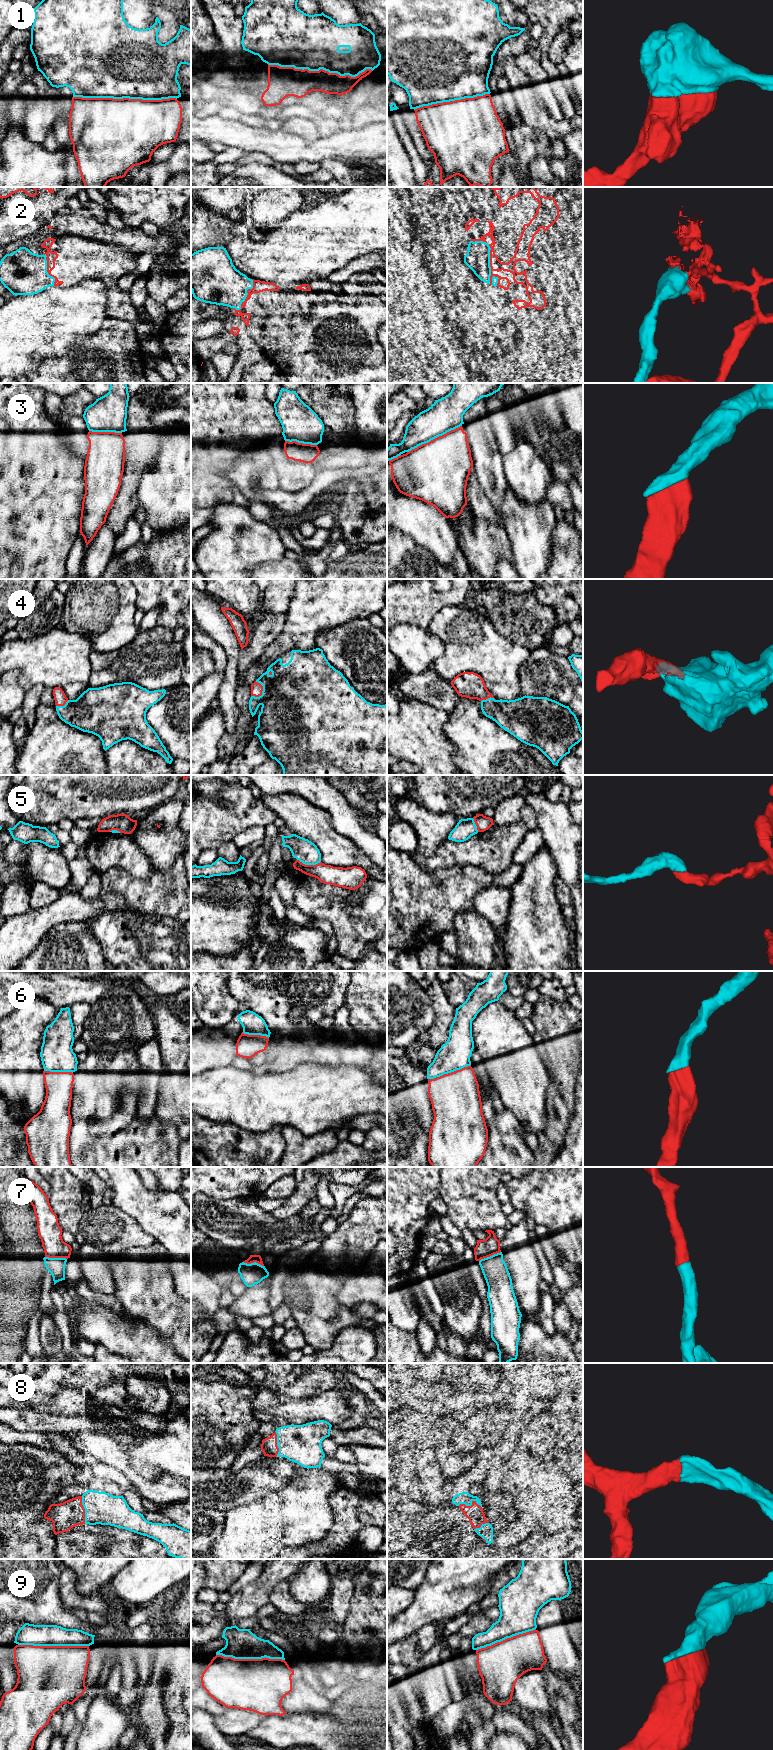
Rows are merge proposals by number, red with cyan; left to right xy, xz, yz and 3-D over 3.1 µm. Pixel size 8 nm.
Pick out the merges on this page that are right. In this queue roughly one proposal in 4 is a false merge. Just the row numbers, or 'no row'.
1, 3, 4, 6, 7, 8, 9

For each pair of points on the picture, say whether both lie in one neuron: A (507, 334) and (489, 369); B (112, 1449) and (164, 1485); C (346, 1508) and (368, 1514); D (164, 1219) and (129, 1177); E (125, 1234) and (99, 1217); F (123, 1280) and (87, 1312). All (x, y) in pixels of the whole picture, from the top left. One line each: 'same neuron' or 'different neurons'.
A: different neurons
B: same neuron
C: different neurons
D: same neuron
E: same neuron
F: different neurons

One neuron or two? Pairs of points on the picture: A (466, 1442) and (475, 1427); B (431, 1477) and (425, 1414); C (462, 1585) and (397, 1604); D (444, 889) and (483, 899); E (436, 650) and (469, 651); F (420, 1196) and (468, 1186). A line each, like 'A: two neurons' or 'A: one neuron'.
A: two neurons
B: two neurons
C: two neurons
D: two neurons
E: two neurons
F: two neurons

